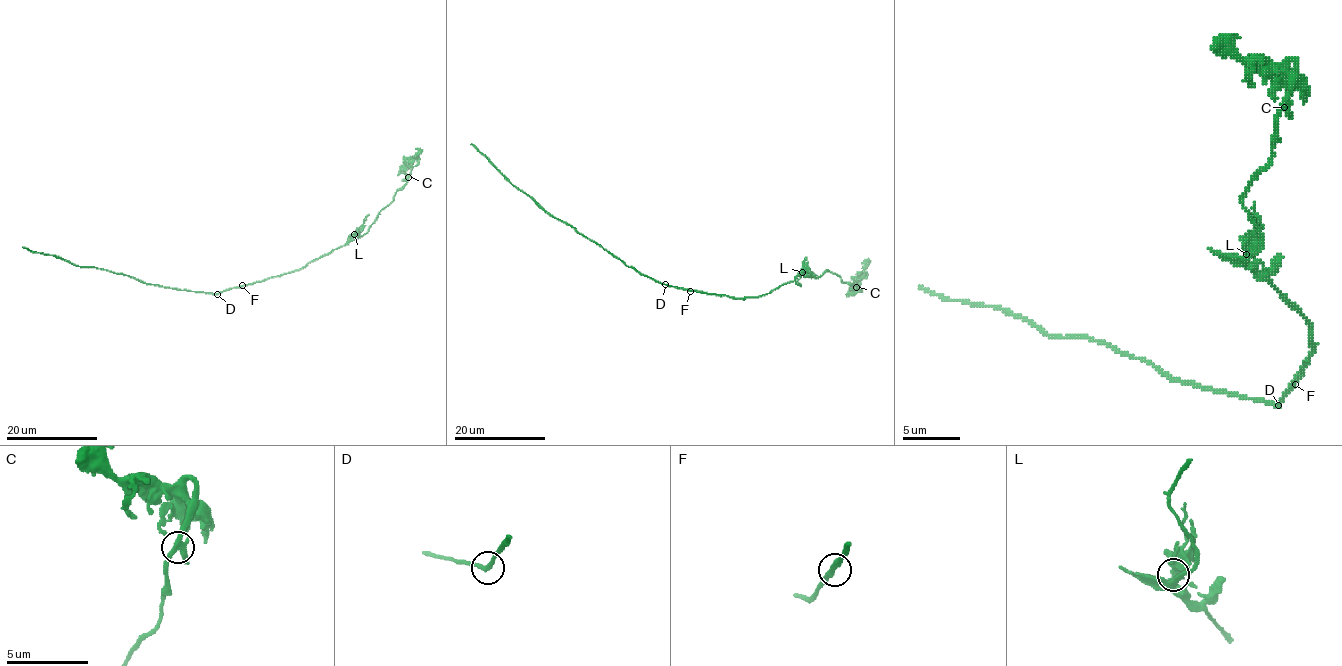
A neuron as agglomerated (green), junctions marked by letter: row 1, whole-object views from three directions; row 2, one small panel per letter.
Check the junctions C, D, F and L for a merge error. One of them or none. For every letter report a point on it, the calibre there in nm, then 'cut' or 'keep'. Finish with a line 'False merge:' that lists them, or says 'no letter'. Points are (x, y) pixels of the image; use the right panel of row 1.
C: (1284, 107) | 320 nm | keep
D: (1278, 405) | 240 nm | keep
F: (1295, 384) | 260 nm | keep
L: (1246, 254) | 400 nm | keep
False merge: no letter

